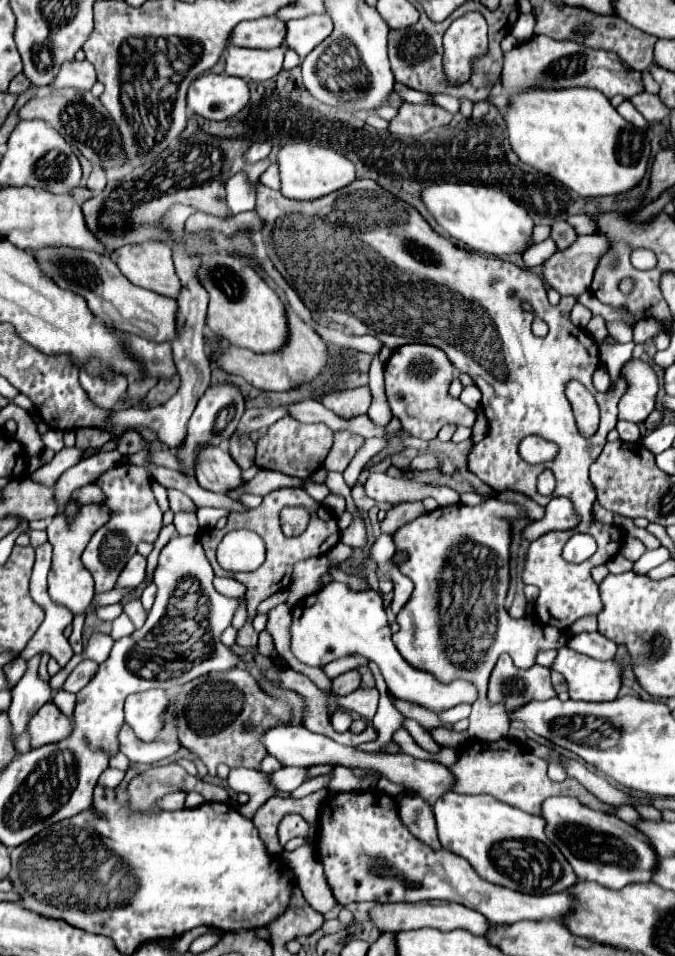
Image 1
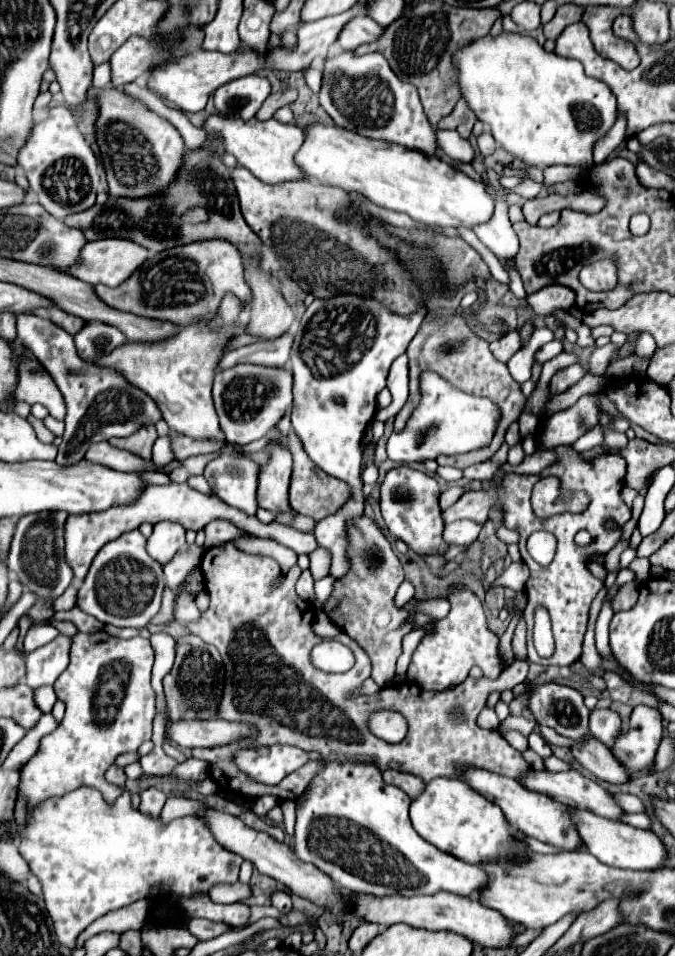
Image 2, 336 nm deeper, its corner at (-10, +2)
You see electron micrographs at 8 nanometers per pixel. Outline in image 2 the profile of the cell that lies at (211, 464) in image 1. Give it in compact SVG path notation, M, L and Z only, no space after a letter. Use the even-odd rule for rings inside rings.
M227 293L209 321L195 321L181 327L175 335L153 341L153 343L123 343L111 353L105 353L93 361L97 367L109 367L121 373L129 385L141 389L153 401L167 421L169 429L195 437L195 439L213 439L223 437L217 421L217 413L211 399L211 385L221 357L229 351L229 341L237 335L237 329L245 329L245 305L233 295Z

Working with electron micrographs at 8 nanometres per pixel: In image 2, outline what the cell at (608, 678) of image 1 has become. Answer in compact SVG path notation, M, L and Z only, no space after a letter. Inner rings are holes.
M595 709L589 719L589 733L611 749L621 735L621 717L609 709Z

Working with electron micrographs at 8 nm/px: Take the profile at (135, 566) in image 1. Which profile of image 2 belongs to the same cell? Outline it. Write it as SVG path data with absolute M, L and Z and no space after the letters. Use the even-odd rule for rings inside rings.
M161 521L153 527L153 535L147 539L147 553L161 565L173 559L177 551L185 547L185 527L173 521Z

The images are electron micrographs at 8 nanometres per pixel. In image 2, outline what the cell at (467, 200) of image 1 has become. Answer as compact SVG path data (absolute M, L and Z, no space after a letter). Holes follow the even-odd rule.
M311 123L303 133L305 141L295 155L295 163L305 177L313 177L323 185L359 193L377 207L407 213L419 223L437 227L463 225L471 229L479 221L489 221L493 213L493 199L485 193L485 187L439 157L427 157L391 141L361 137L337 125Z

